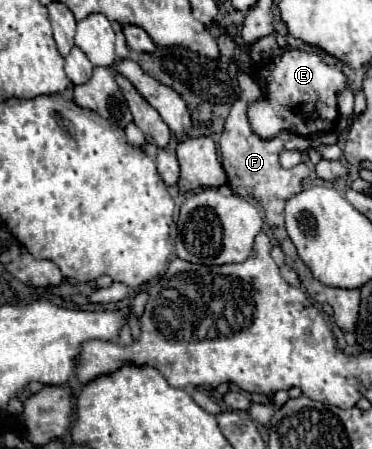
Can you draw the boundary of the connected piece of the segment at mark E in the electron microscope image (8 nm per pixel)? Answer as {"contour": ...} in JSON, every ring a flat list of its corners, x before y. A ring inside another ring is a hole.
{"contour":[[294,49,290,53,284,53,278,61,274,61,266,67,260,67,258,79,268,85,268,91,264,95,264,101,254,103,248,109,248,119,252,123,252,129,260,137,270,139,280,129,292,129,302,135,314,135,320,131,334,129,334,123,338,119,336,93,340,89,348,87,348,83,346,83,344,73,340,69,326,65,316,51],[310,119,314,119,316,123,314,125,308,123]]}

